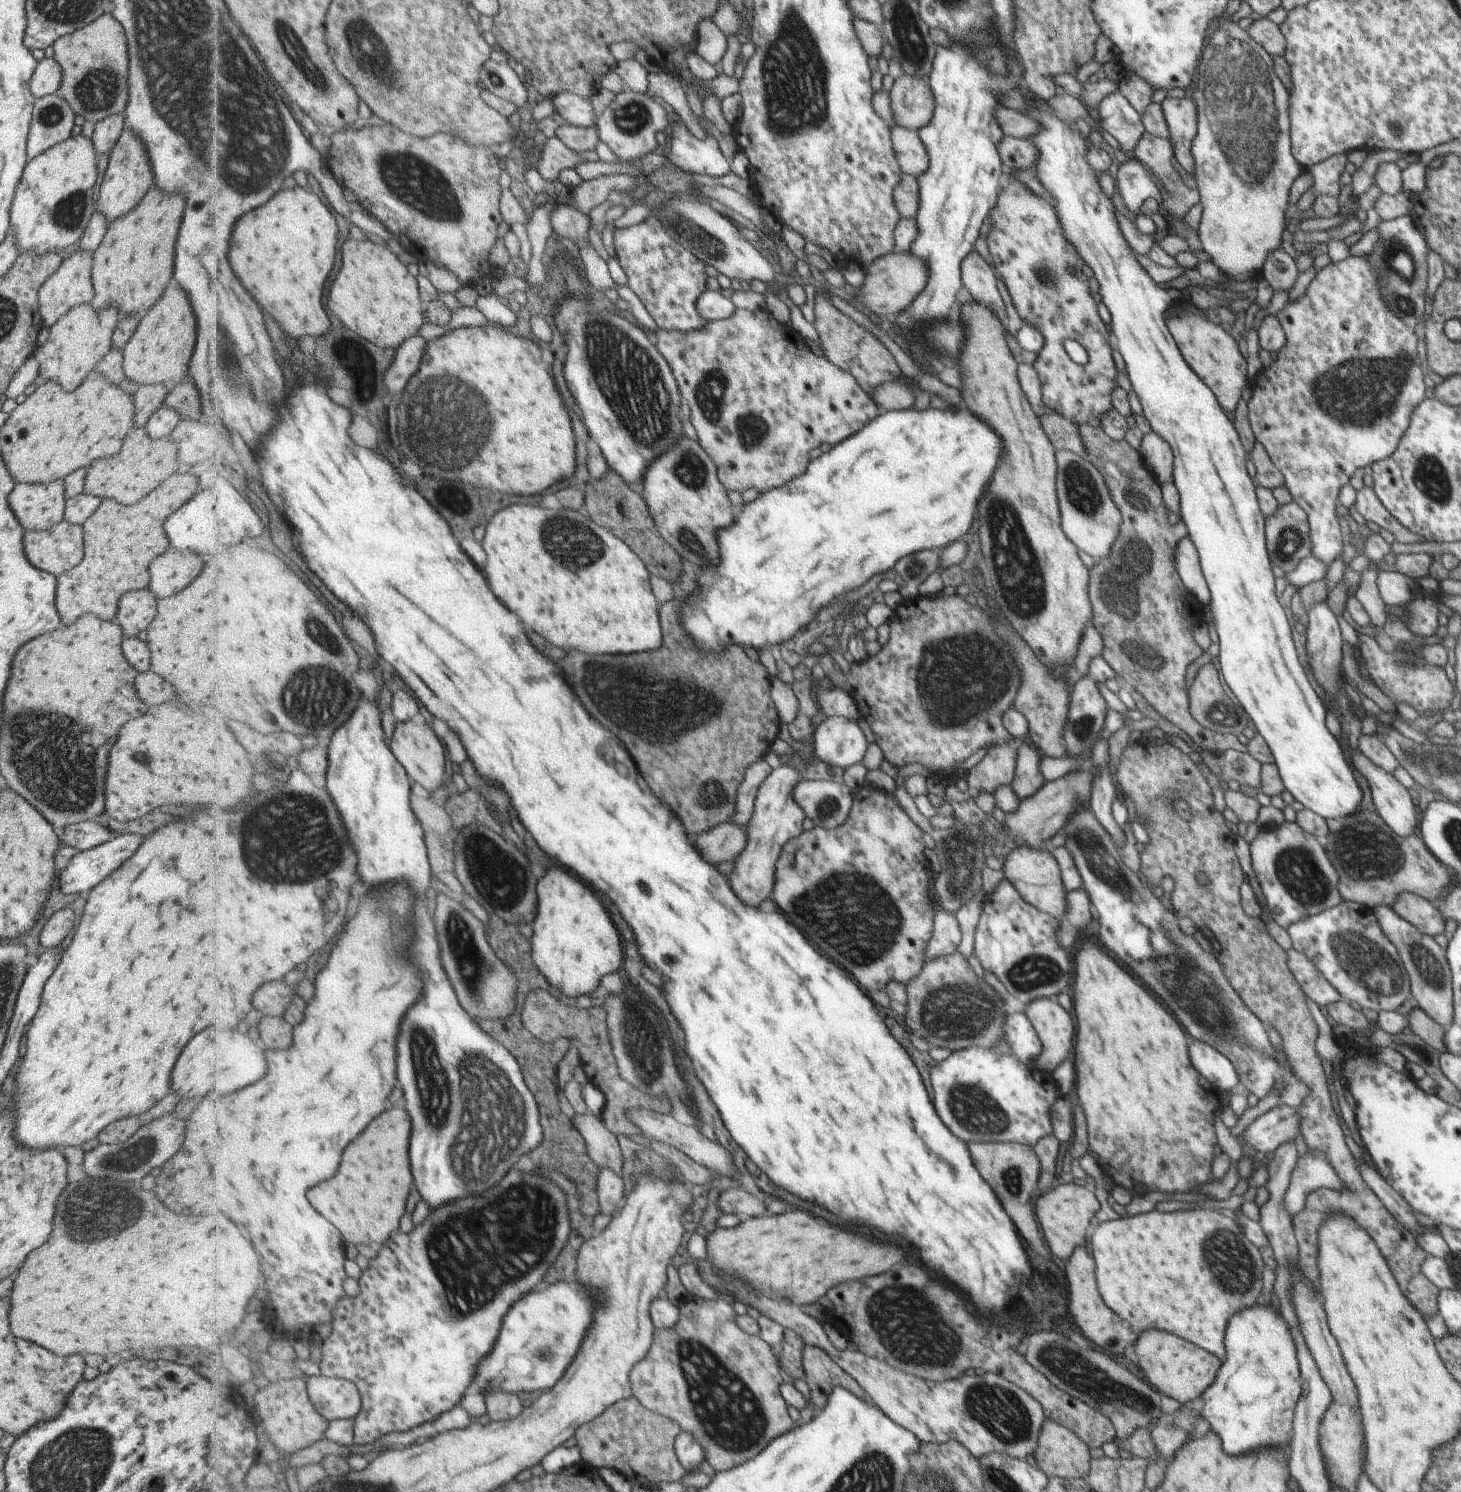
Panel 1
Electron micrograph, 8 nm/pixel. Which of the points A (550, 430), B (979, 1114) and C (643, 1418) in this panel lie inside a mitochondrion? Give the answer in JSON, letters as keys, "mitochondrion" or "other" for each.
{"A":"other","B":"mitochondrion","C":"other"}

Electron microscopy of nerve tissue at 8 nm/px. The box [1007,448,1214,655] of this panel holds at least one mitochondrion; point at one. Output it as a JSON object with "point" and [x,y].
{"point":[1125,589]}

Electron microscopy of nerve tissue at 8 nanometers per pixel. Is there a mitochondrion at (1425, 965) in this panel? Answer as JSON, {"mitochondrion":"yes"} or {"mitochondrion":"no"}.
{"mitochondrion":"yes"}

